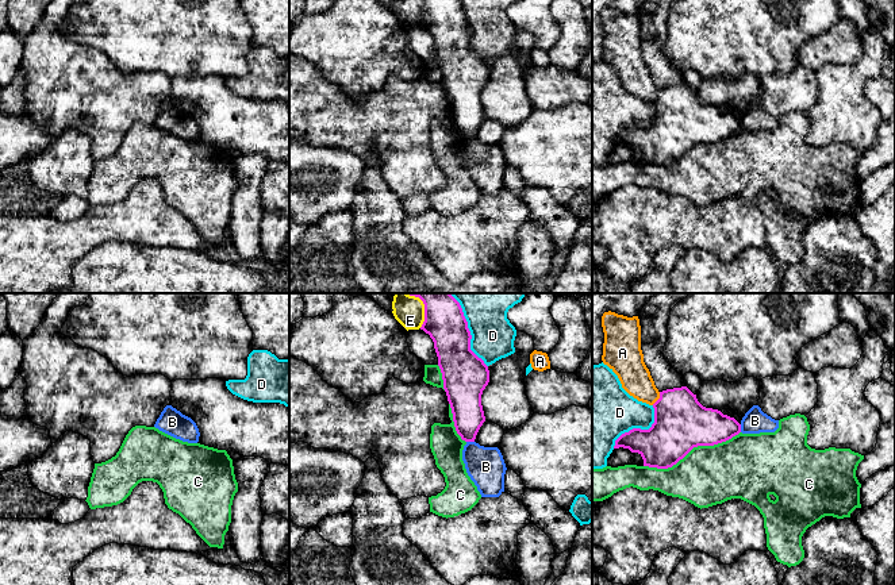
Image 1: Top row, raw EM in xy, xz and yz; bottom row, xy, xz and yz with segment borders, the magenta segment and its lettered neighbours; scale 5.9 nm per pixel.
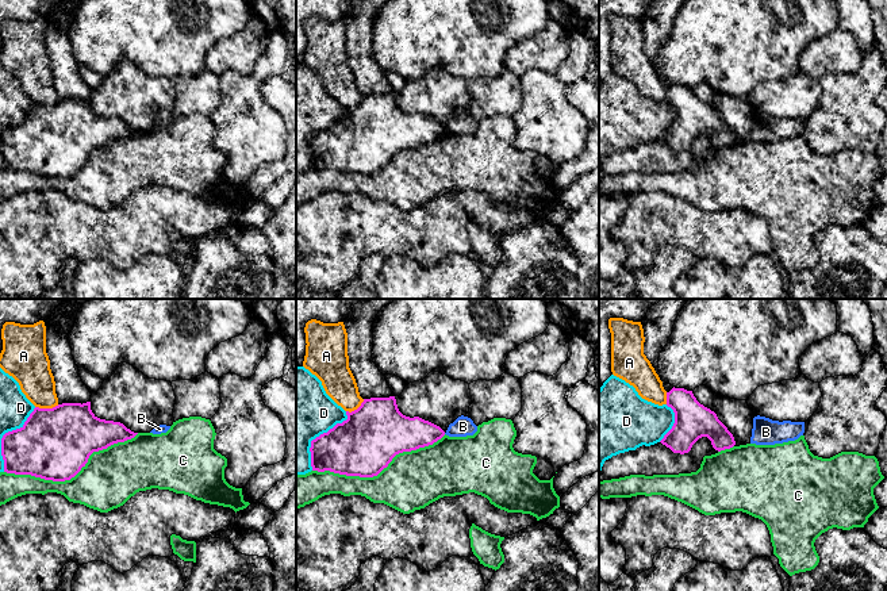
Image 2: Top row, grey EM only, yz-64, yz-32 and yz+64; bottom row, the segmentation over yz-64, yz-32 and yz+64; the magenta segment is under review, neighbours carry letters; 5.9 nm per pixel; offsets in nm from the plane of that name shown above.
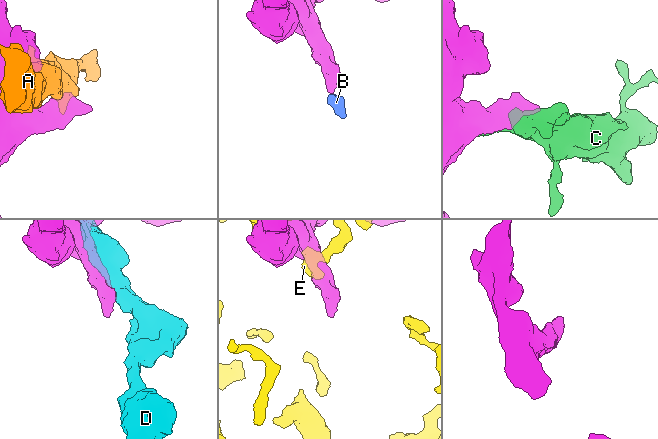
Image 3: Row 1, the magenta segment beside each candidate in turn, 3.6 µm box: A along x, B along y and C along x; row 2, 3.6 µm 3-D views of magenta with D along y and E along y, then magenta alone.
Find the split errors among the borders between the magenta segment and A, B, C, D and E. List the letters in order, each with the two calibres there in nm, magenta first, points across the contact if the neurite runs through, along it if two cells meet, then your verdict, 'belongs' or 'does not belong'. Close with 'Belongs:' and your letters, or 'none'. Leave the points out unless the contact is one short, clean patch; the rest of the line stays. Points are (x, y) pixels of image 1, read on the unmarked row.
A: calibres 320 and 180 nm; does not belong
B: calibres 190 and 220 nm; border xz (467, 138), (473, 139); does not belong
C: calibres 320 and 360 nm; does not belong
D: calibres 280 and 260 nm; does not belong
E: calibres 240 and 160 nm; does not belong
Belongs: none

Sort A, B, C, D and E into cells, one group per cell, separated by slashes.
A / B / C / D / E

